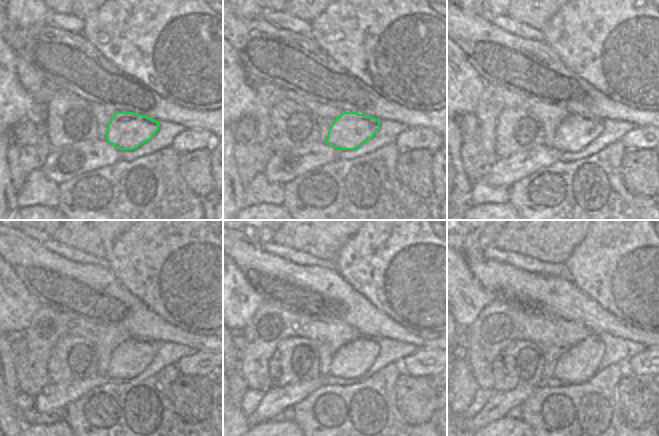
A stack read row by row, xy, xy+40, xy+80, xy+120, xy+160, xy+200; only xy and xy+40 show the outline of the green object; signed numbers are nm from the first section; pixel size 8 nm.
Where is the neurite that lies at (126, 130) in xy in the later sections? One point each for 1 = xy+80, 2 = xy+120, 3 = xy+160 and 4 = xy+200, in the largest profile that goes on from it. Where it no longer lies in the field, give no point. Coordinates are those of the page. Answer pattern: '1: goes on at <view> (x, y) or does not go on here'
1: goes on at xy+80 (575, 132)
2: goes on at xy+120 (131, 358)
3: goes on at xy+160 (354, 359)
4: goes on at xy+200 (581, 362)

